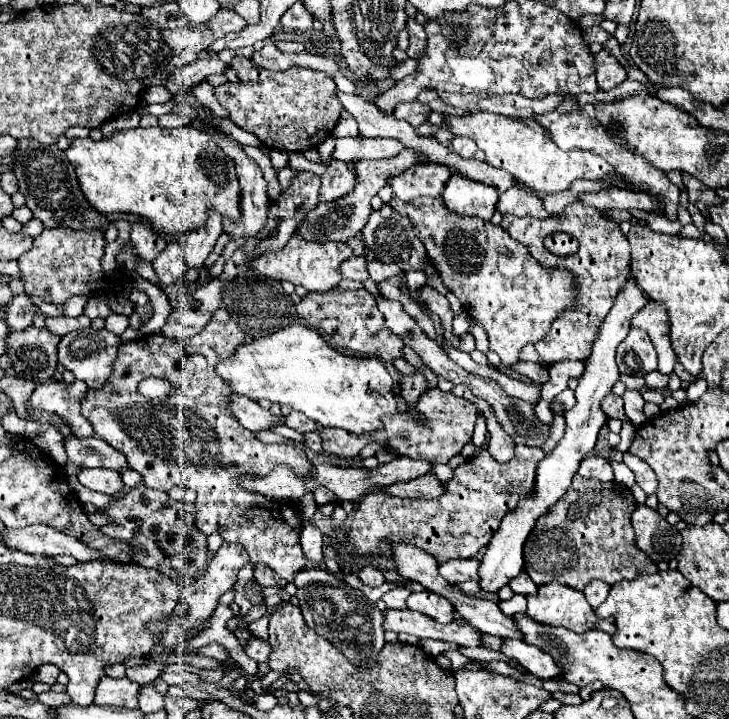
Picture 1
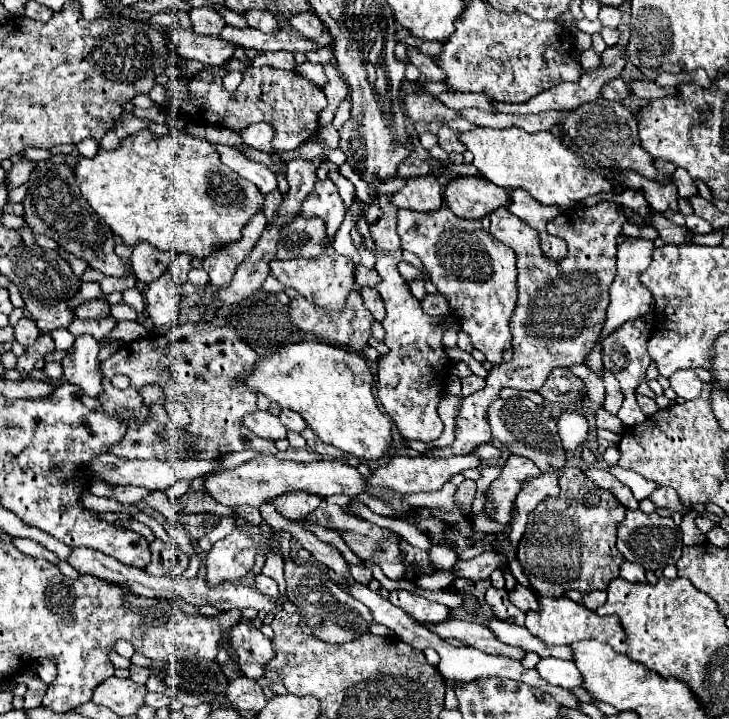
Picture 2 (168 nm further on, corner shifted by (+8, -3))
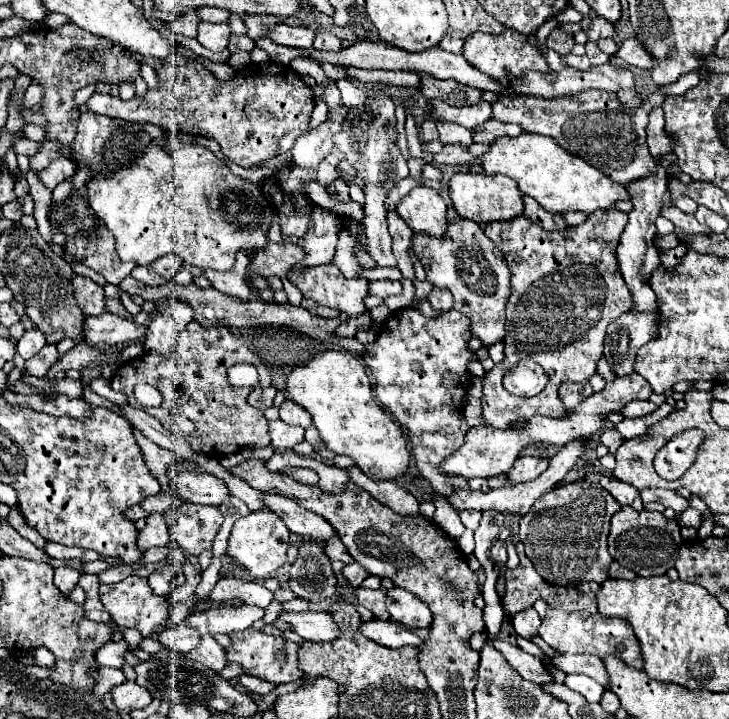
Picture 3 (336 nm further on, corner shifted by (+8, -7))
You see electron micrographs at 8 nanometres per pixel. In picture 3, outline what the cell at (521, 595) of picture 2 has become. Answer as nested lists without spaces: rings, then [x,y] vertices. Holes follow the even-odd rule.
[[[525,608],[523,612],[517,612],[511,620],[515,632],[523,638],[531,638],[537,634],[537,628],[541,626],[541,618],[535,612],[535,608]]]

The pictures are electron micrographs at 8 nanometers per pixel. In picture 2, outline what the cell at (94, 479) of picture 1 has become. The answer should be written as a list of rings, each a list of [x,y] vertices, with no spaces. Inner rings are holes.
[[[115,486],[115,490],[113,490],[113,498],[119,500],[121,504],[125,504],[125,506],[143,502],[143,498],[147,494],[149,494],[149,490],[147,488],[139,488],[139,486]]]

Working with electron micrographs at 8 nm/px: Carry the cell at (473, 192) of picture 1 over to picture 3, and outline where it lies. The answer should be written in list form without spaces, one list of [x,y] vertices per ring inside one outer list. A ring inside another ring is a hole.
[[[457,172],[449,182],[449,196],[451,202],[461,218],[475,220],[475,222],[495,222],[495,220],[511,220],[513,216],[521,214],[523,202],[521,192],[513,180],[507,176],[485,176],[483,172]]]

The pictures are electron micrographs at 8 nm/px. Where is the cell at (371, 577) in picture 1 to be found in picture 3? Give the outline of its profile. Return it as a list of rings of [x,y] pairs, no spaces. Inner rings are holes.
[[[357,562],[355,564],[351,564],[351,566],[343,566],[343,576],[347,578],[347,582],[353,586],[353,588],[357,588],[357,586],[361,586],[361,582],[369,576],[367,574],[367,570],[363,568],[363,566],[359,566]]]

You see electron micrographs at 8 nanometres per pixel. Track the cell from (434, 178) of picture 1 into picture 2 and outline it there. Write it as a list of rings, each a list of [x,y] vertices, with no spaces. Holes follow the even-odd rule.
[[[431,174],[409,178],[407,186],[393,194],[391,200],[397,208],[407,208],[415,212],[435,212],[443,204],[441,184]]]

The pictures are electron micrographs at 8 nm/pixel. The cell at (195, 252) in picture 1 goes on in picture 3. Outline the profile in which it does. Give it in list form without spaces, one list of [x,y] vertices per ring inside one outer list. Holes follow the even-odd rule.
[[[167,300],[167,304],[163,304],[159,310],[163,308],[167,308],[167,314],[173,318],[179,332],[193,320],[193,310],[183,300]]]

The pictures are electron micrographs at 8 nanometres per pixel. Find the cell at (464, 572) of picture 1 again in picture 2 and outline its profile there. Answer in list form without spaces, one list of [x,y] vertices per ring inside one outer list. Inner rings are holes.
[[[491,550],[491,552],[481,552],[479,556],[475,556],[473,560],[459,560],[453,568],[453,572],[457,576],[463,576],[467,580],[473,580],[473,582],[479,582],[479,580],[485,580],[491,576],[491,572],[495,568],[501,566],[501,560],[505,560],[505,556],[501,556],[501,552],[497,550]]]

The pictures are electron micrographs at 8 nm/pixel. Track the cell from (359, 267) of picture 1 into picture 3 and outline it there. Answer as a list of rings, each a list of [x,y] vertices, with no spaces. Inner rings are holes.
[[[395,280],[369,282],[369,294],[371,296],[379,296],[379,298],[397,296],[397,294],[401,294],[401,282],[395,282]]]

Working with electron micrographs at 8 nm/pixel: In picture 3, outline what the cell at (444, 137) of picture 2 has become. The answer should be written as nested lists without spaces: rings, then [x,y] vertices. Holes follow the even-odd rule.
[[[437,122],[437,130],[439,130],[439,140],[449,146],[449,144],[457,144],[463,148],[469,148],[473,144],[471,140],[471,132],[463,126],[457,126],[453,122]]]

